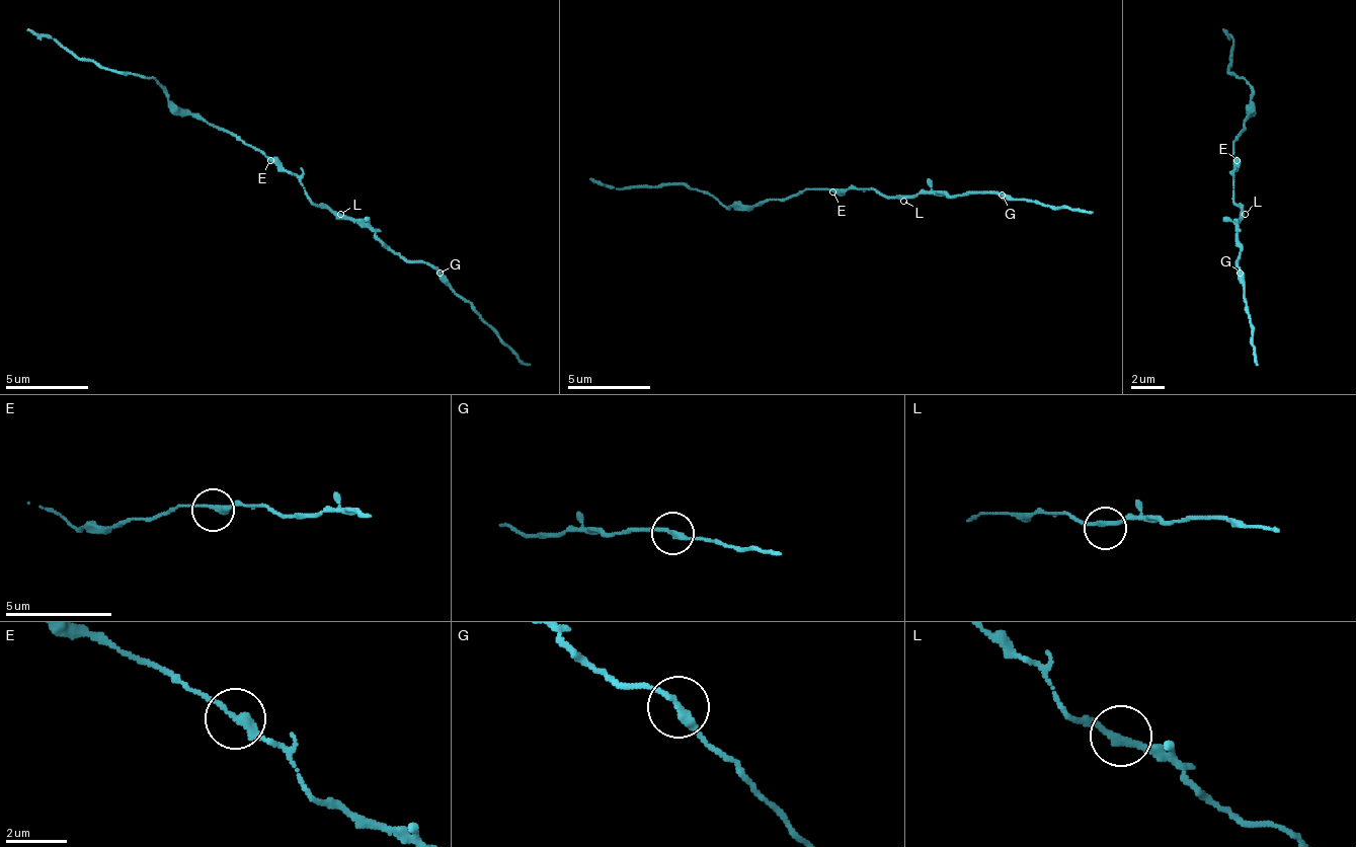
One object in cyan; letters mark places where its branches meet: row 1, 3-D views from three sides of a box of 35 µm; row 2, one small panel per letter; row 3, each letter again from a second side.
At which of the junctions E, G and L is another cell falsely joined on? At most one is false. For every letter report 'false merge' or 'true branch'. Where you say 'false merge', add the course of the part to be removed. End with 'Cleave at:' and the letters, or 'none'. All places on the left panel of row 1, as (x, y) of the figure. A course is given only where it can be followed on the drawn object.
E: true branch
G: true branch
L: true branch
Cleave at: none

